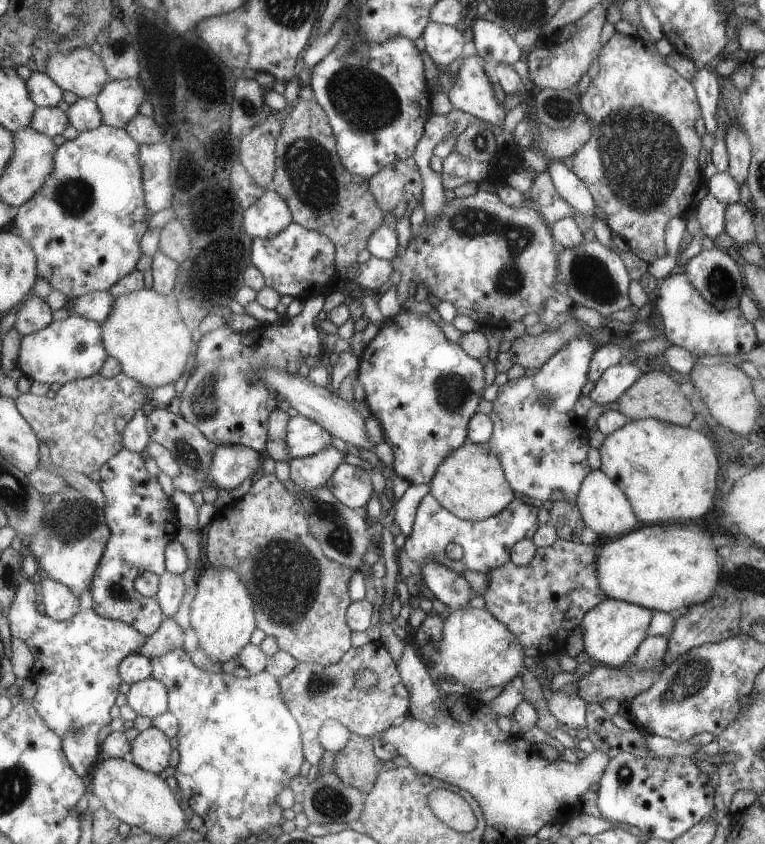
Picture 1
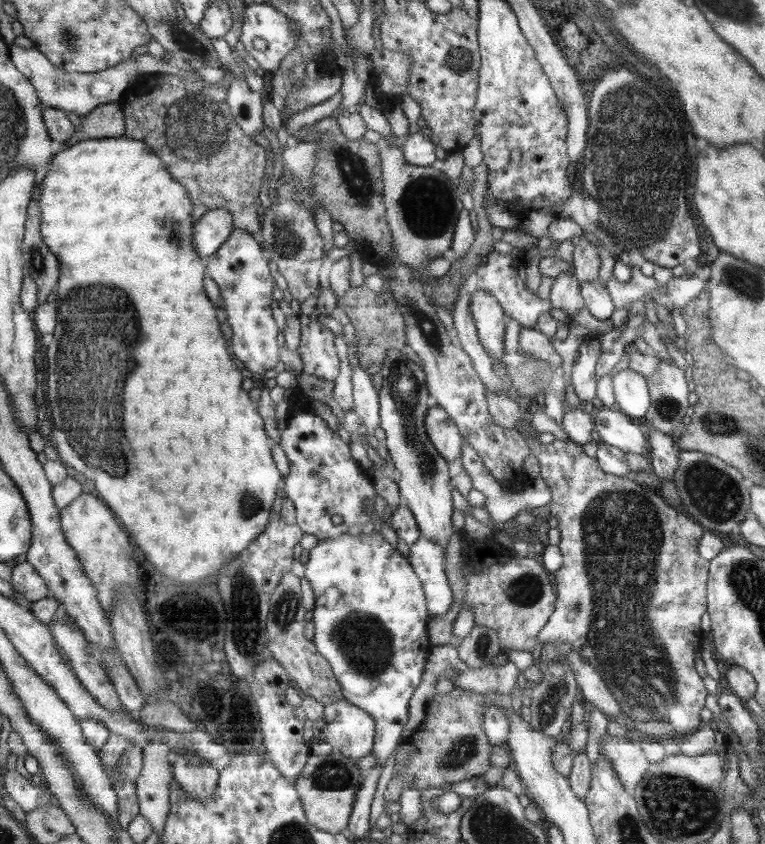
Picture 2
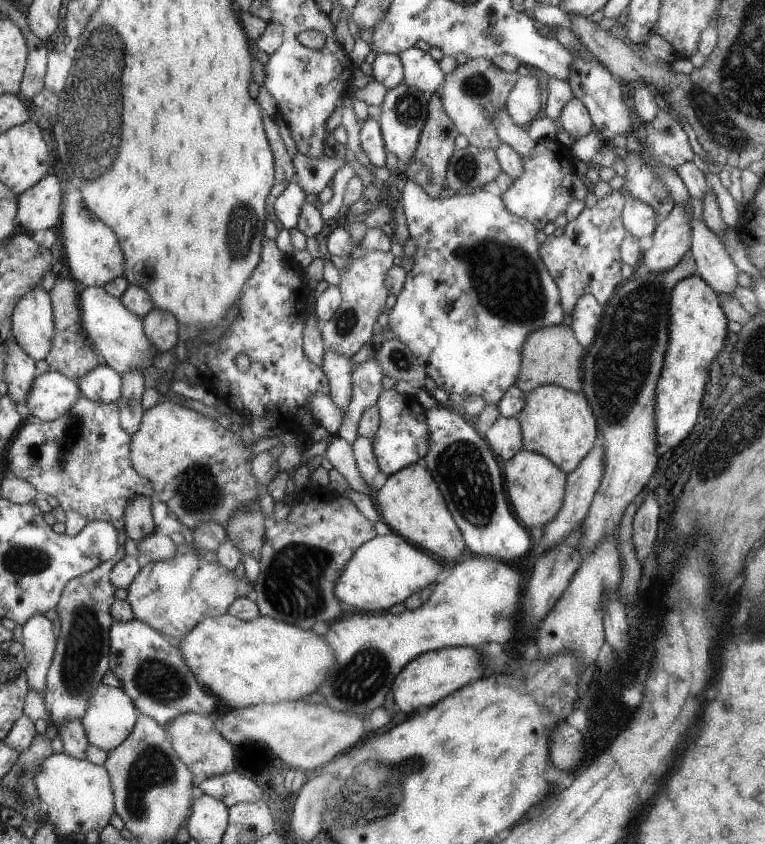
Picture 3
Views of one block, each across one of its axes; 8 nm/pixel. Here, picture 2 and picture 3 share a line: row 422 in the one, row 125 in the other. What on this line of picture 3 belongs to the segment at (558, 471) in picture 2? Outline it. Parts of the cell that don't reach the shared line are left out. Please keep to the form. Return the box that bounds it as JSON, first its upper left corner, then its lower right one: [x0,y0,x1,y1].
[505,74,541,126]

